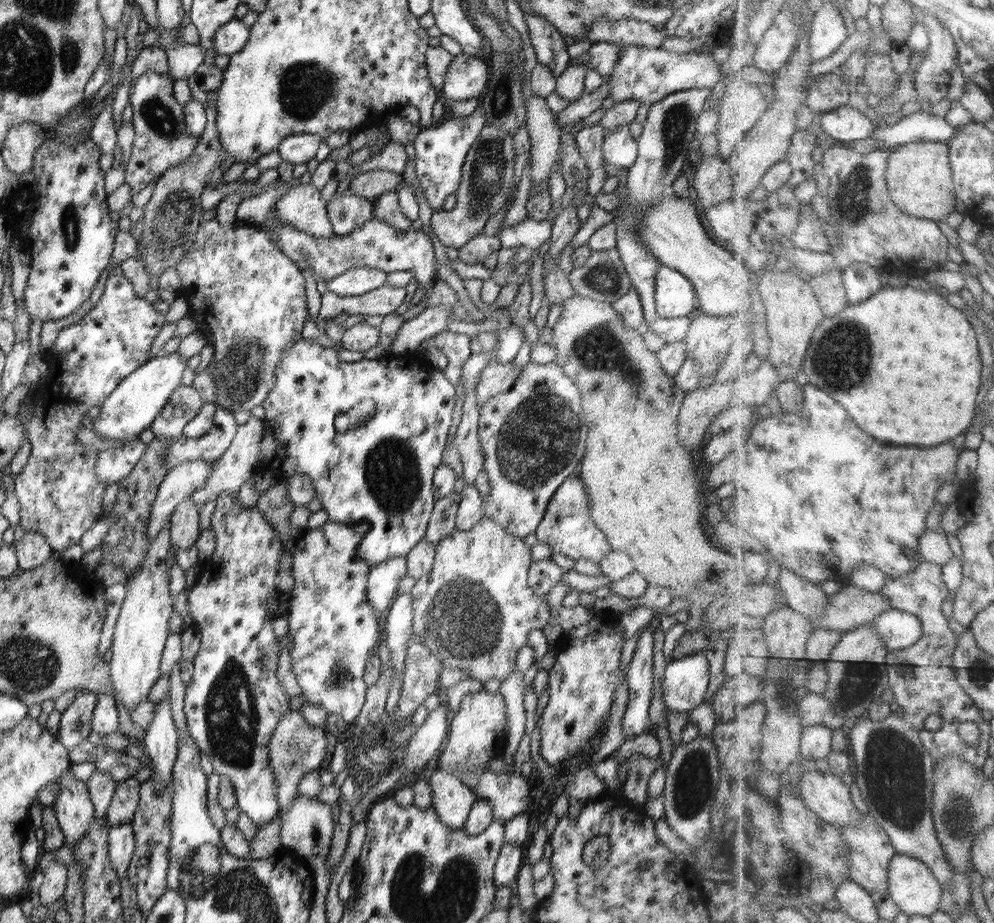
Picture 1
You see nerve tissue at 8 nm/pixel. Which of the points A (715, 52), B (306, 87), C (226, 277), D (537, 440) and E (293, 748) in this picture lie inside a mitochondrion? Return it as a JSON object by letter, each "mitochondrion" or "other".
{"A":"other","B":"mitochondrion","C":"other","D":"mitochondrion","E":"mitochondrion"}

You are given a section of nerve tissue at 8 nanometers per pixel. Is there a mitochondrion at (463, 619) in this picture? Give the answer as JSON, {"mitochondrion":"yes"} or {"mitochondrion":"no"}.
{"mitochondrion":"yes"}

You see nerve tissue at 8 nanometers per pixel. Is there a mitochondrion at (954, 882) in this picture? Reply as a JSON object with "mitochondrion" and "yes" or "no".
{"mitochondrion":"no"}

